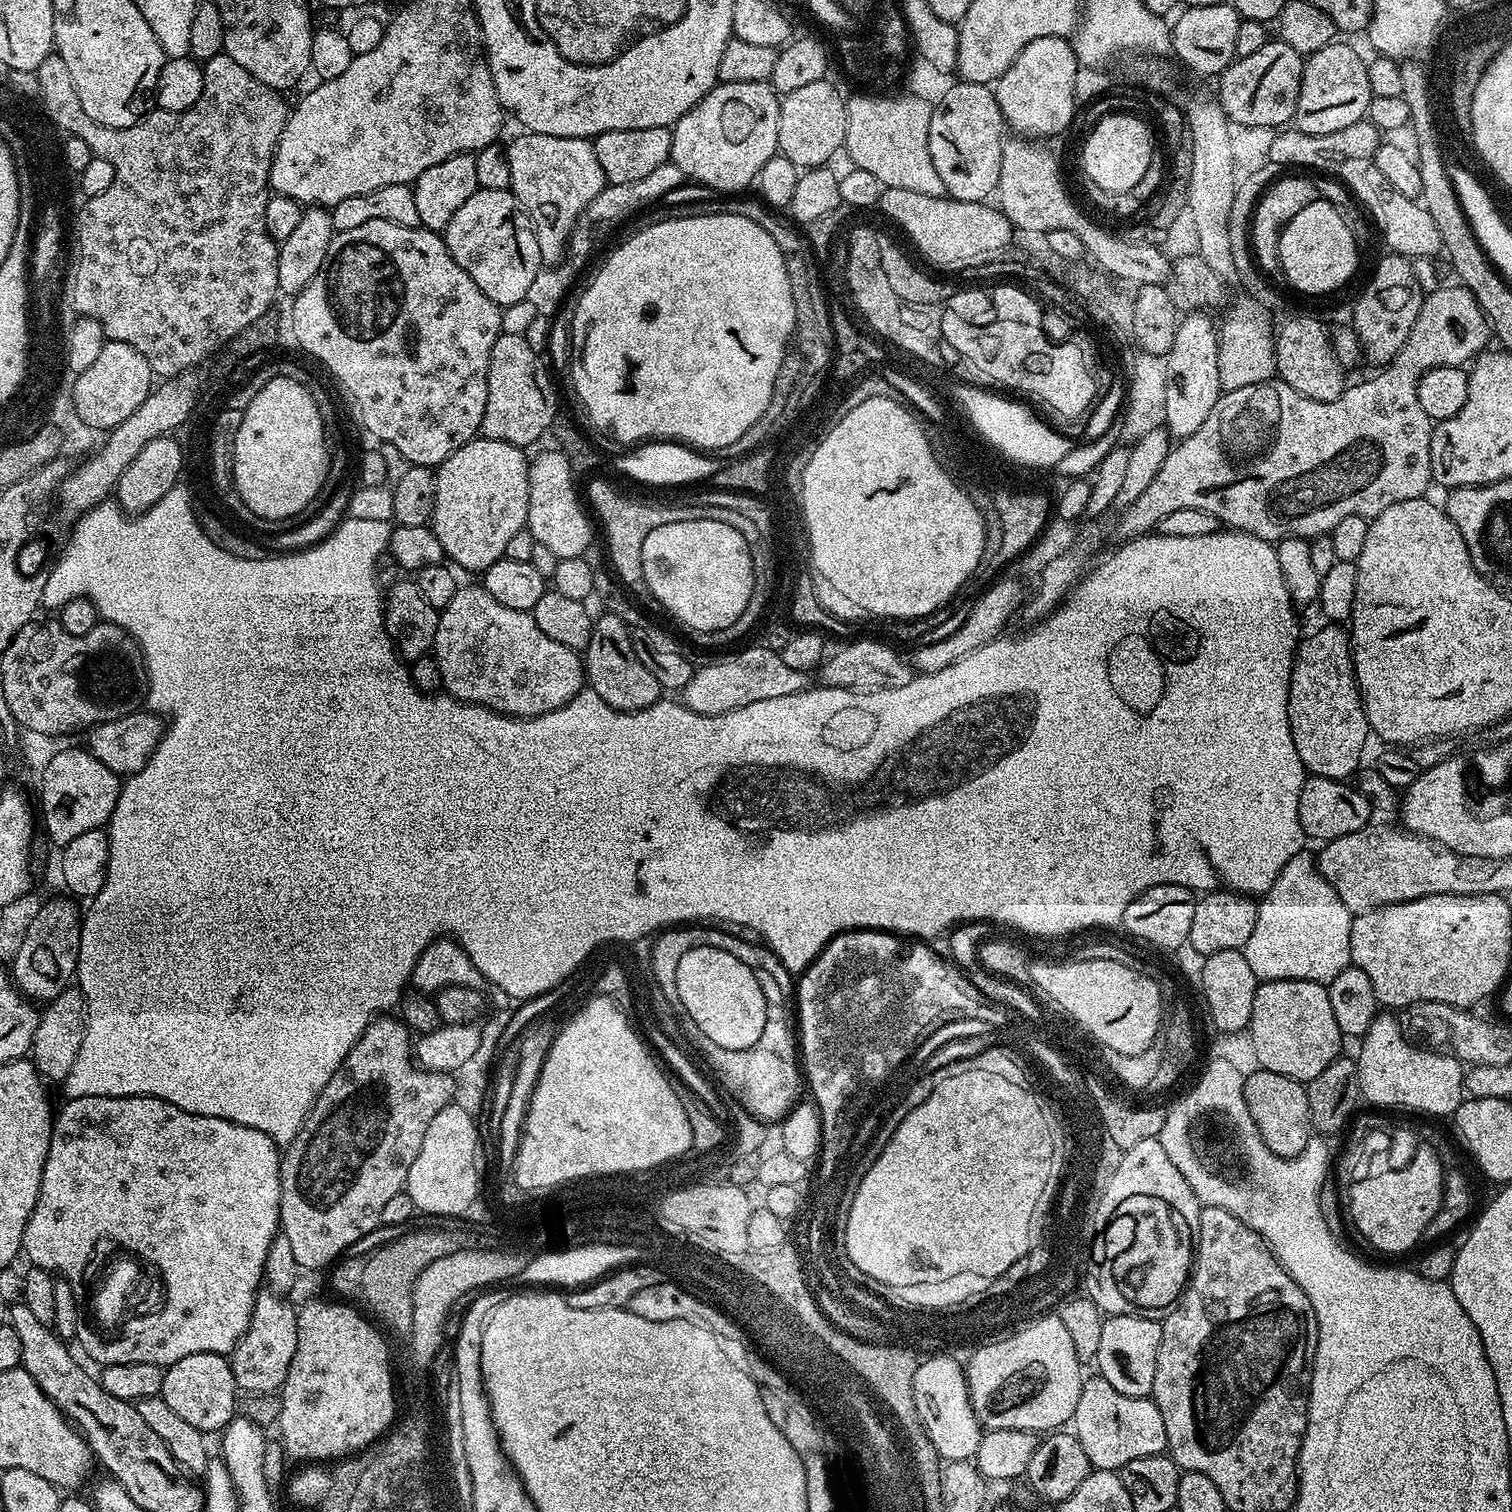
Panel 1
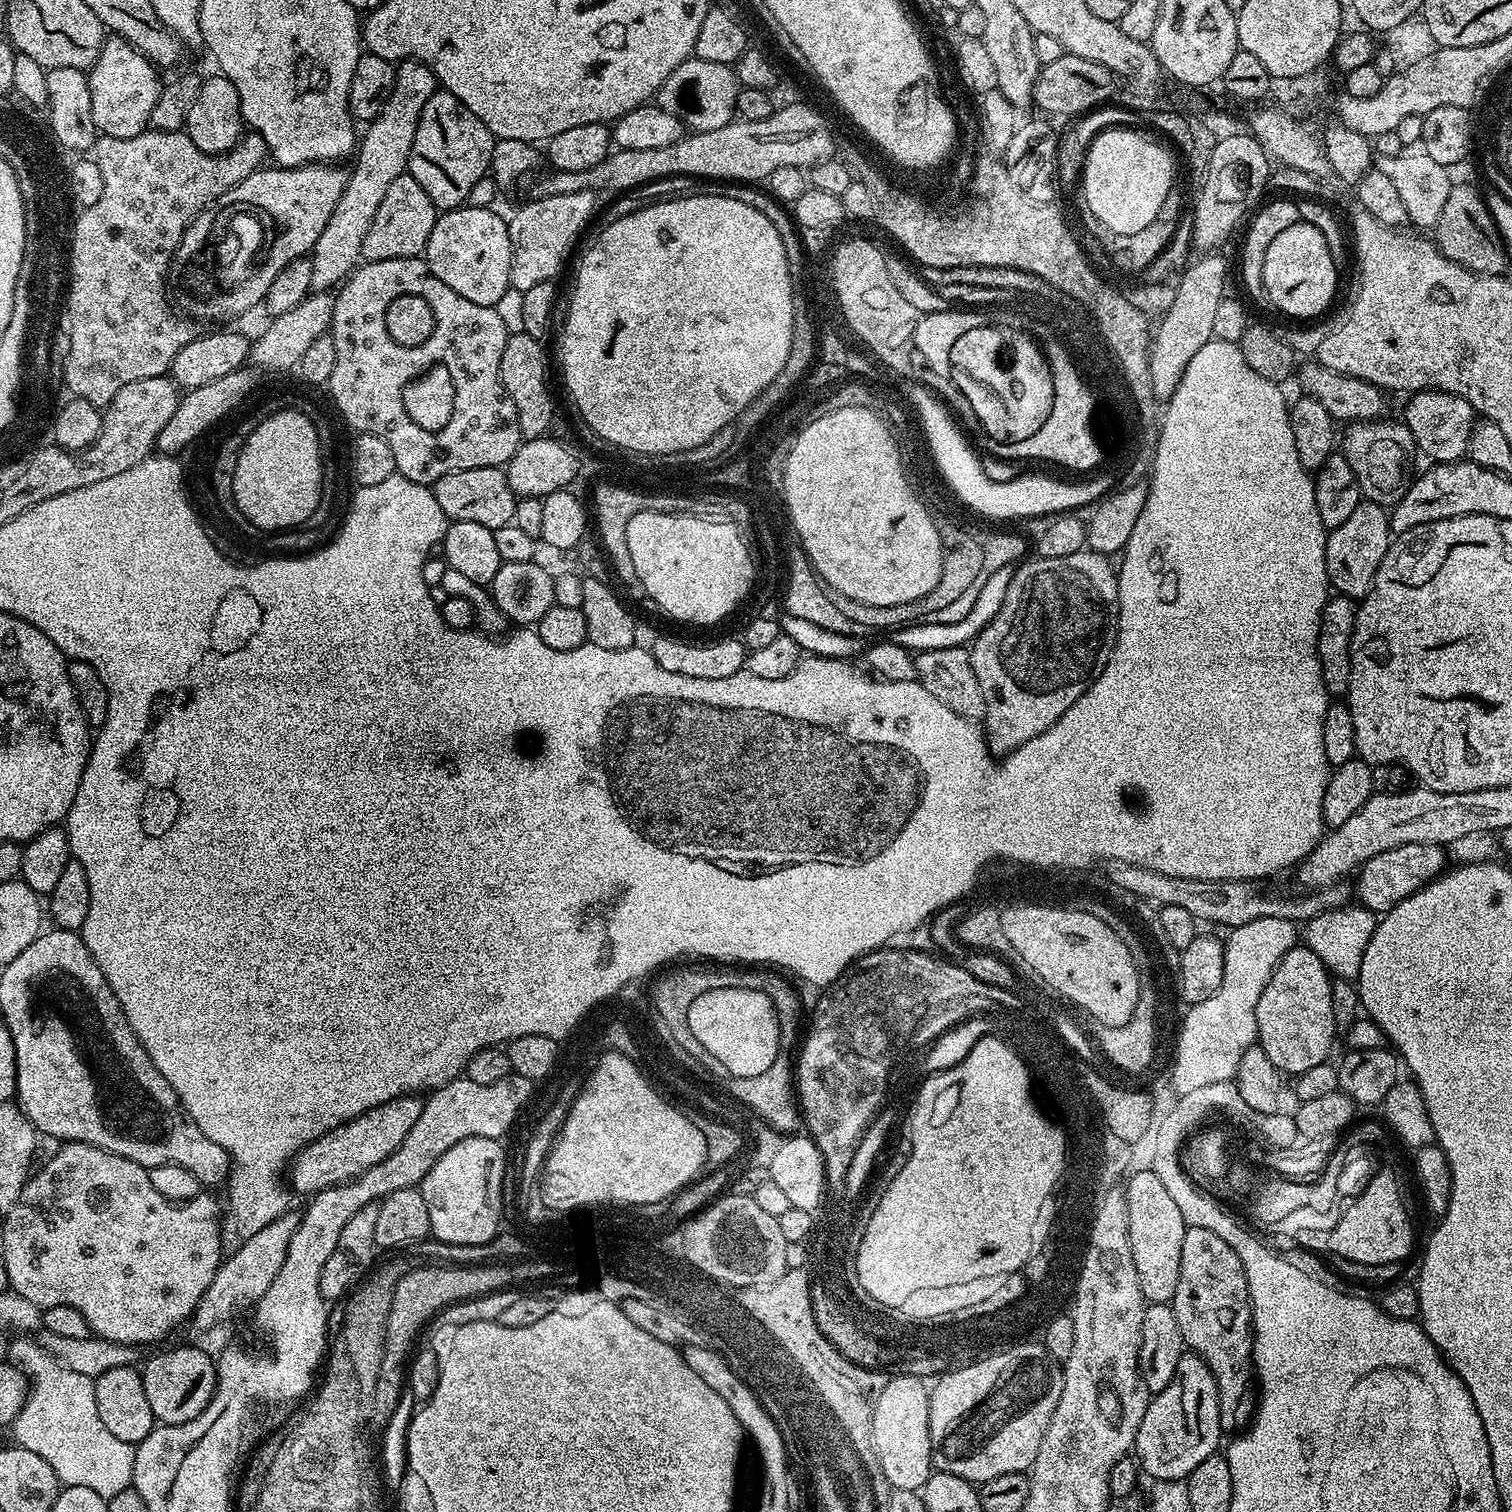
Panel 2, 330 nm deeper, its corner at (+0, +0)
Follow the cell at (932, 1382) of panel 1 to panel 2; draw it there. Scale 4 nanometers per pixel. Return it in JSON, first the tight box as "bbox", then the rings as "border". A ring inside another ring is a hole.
{"bbox":[876,1375,933,1492],"border":[[[893,1375],[885,1389],[877,1394],[880,1408],[876,1408],[876,1452],[880,1452],[883,1479],[892,1483],[893,1489],[901,1488],[911,1492],[923,1489],[933,1474],[932,1447],[930,1446],[930,1388],[919,1376]]]}

